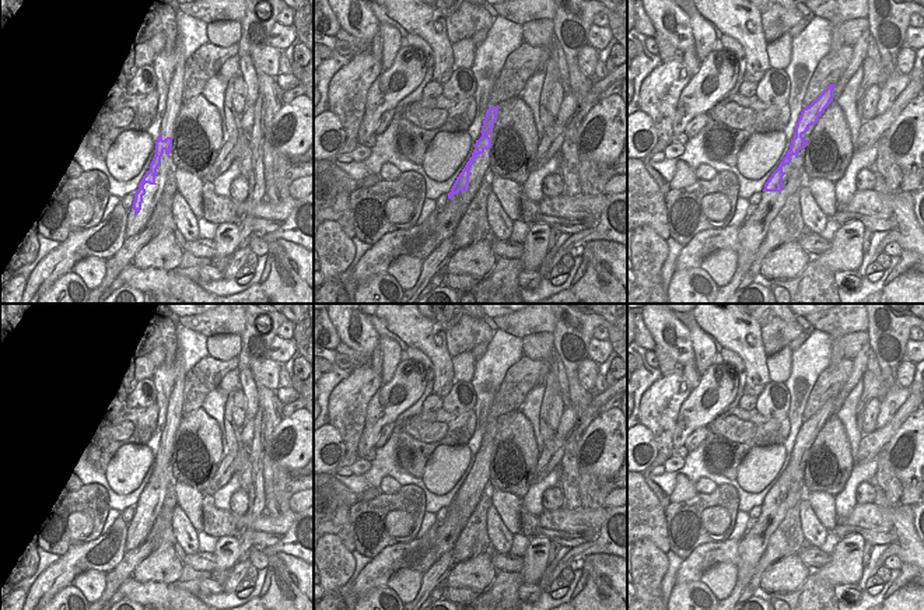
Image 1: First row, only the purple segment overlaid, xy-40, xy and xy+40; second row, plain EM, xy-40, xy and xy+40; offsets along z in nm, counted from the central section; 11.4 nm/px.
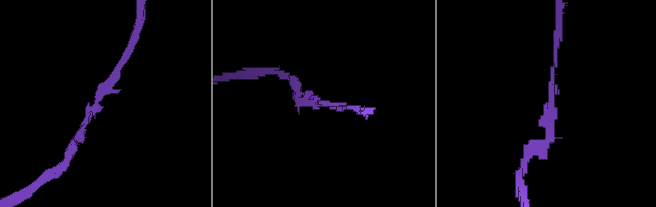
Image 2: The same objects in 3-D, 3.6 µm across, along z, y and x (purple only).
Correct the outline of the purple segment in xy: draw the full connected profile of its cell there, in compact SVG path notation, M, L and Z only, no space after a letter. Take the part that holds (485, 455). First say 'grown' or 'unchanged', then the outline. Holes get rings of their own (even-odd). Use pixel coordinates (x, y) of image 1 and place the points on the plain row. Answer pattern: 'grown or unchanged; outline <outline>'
unchanged; outline M498 418L497 420L491 420L491 421L487 423L486 431L483 434L482 445L480 445L482 451L479 453L476 453L472 470L469 471L469 474L466 476L465 481L462 483L459 490L456 491L451 505L448 506L448 512L454 513L454 509L456 506L468 505L468 502L469 502L469 490L472 488L472 485L469 483L475 477L475 474L476 474L479 467L482 469L482 471L484 471L483 466L486 463L491 462L491 451L490 451L490 448L493 446L493 441L494 441L494 437L497 434L497 425L498 425Z

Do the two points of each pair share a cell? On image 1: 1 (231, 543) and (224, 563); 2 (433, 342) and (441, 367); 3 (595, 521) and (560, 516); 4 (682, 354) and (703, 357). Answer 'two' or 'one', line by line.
1: one
2: one
3: one
4: two

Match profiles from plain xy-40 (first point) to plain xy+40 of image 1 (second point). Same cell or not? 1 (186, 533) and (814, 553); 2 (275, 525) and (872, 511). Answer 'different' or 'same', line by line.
1: different
2: same

